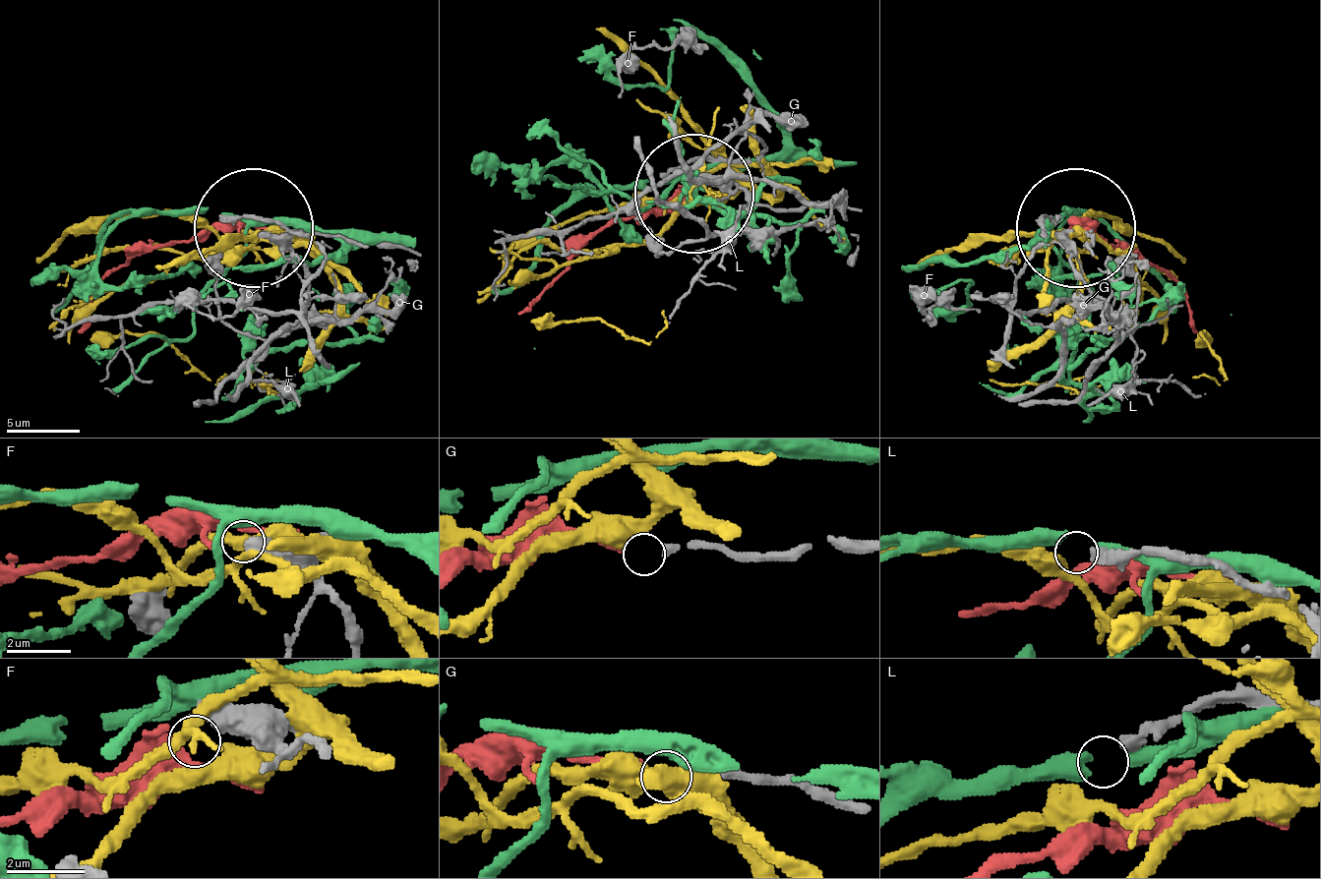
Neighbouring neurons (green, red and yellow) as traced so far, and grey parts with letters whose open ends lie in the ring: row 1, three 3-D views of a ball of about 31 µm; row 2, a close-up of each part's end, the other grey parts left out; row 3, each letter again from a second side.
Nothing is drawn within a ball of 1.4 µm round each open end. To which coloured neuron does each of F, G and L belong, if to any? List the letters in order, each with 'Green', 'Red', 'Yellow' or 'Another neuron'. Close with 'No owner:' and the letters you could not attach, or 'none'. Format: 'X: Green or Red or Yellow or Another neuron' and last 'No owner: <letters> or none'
F: Another neuron
G: Red
L: Another neuron
No owner: F, L

